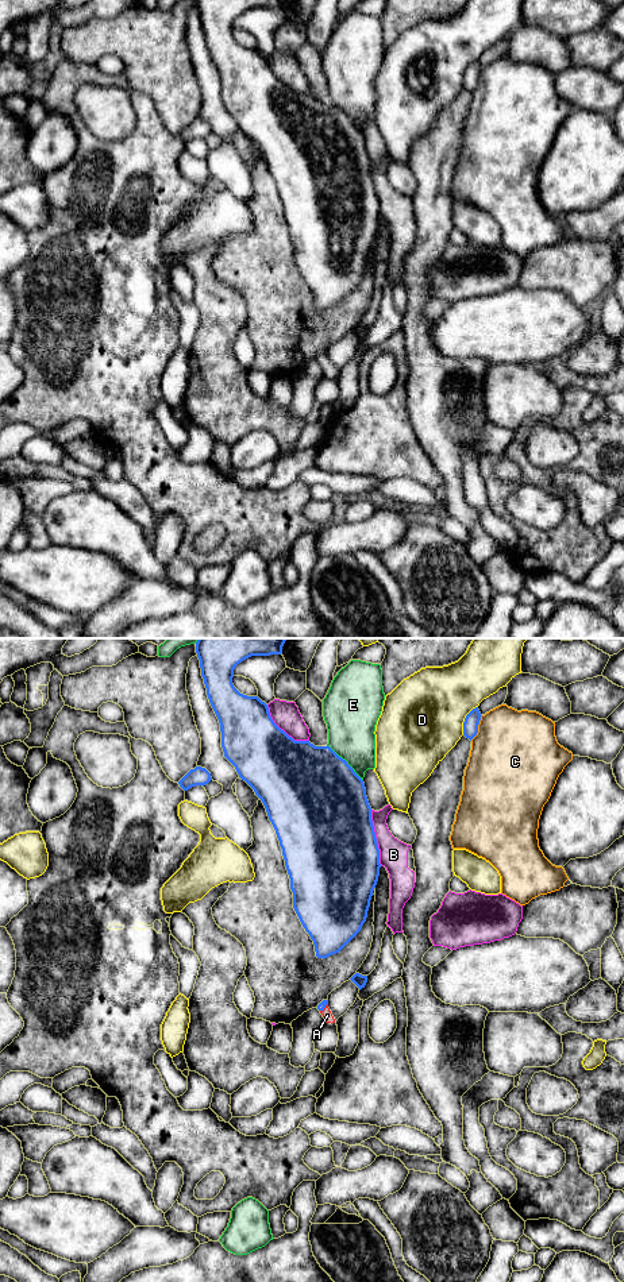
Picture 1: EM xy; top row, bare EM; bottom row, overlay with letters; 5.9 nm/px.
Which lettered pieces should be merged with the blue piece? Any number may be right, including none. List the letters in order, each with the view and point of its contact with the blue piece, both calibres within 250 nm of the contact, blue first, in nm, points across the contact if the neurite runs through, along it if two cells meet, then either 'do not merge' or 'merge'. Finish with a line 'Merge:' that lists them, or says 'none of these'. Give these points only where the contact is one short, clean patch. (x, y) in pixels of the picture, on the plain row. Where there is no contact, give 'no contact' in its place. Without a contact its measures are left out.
A: xy (324, 359) | 50/60 nm | across xy (322, 358), (324, 359), (327, 367) | merge
B: xy (376, 190) | 500/180 nm | do not merge
C: xy (477, 80) | 100/480 nm | do not merge
D: xy (465, 72) | 100/480 nm | do not merge
E: xy (346, 114) | 500/300 nm | do not merge
Merge: A

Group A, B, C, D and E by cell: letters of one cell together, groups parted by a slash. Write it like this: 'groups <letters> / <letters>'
groups A / B / C / D / E

